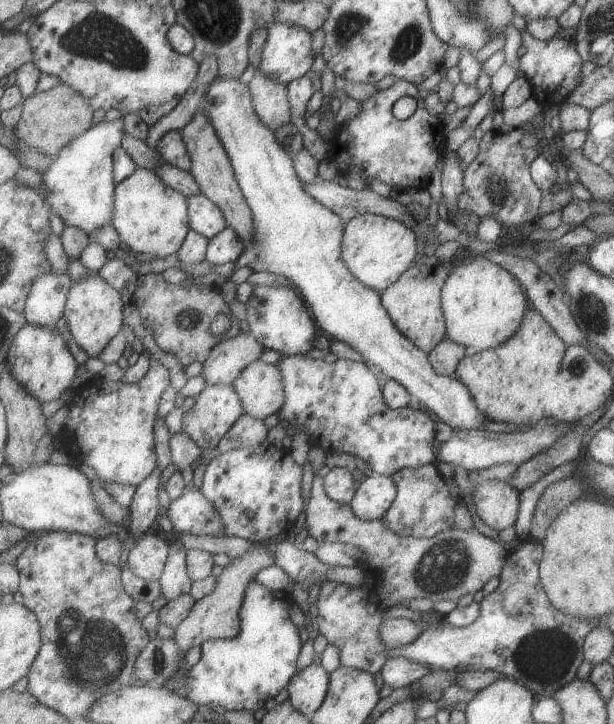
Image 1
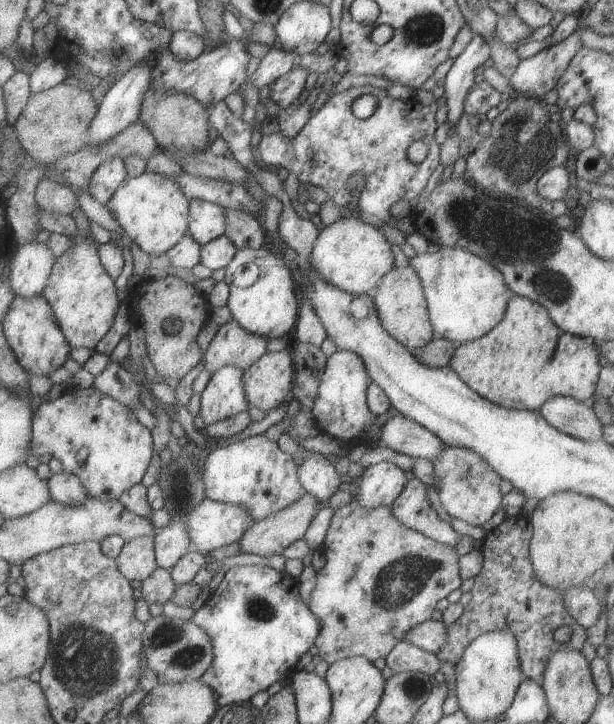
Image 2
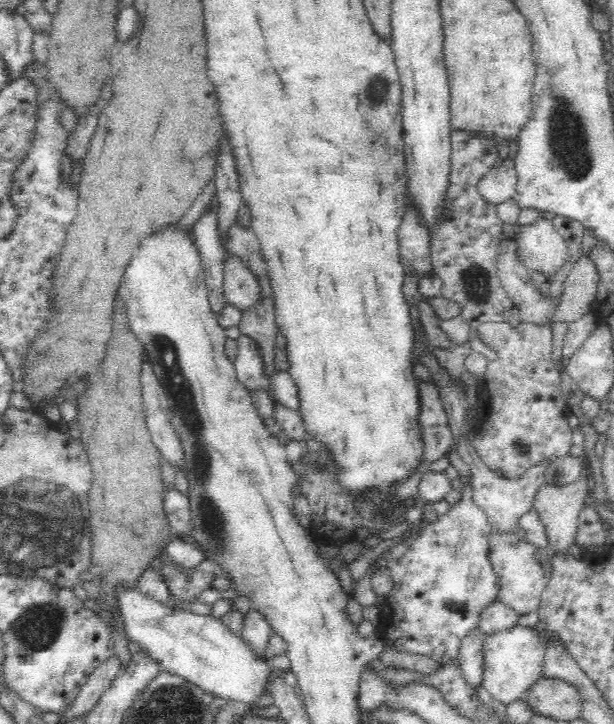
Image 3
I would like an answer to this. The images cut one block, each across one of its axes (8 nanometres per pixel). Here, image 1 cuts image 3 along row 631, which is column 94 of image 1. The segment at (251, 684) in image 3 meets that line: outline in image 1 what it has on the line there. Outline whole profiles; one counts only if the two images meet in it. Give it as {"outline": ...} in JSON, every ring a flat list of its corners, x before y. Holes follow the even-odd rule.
{"outline":[[123,117,93,125,85,134,67,144,59,156,55,157,48,170,41,172,44,190,52,210,62,219,65,226,81,228,92,234,95,230,113,225,115,214,115,150,122,146,127,136]]}

